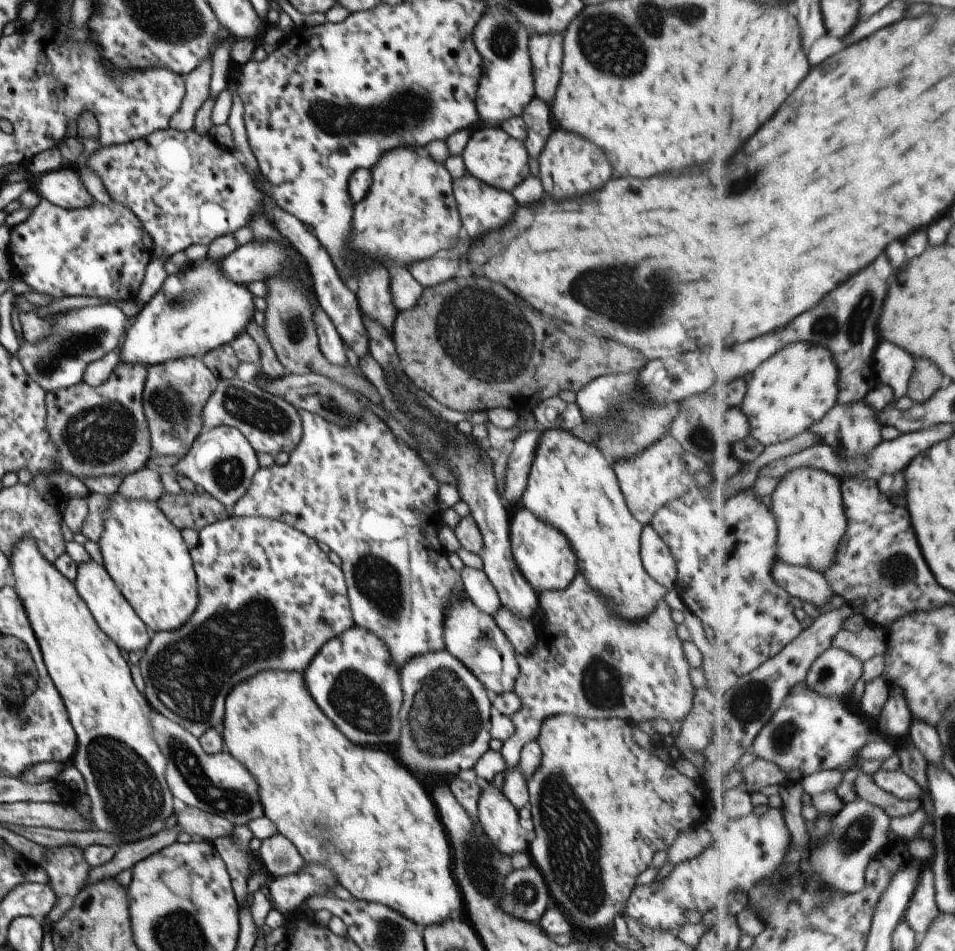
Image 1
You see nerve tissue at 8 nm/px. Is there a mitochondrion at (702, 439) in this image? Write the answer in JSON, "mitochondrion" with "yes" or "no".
{"mitochondrion":"yes"}

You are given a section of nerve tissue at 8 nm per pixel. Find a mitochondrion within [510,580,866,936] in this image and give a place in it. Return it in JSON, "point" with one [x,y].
{"point":[573,837]}

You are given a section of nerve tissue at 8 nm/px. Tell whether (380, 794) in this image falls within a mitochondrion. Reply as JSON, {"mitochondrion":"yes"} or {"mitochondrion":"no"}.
{"mitochondrion":"no"}

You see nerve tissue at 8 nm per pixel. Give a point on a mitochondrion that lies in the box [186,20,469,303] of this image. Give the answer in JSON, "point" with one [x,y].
{"point":[414,111]}

